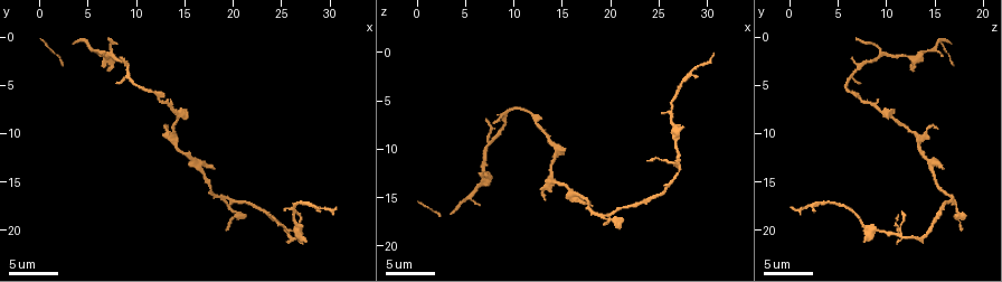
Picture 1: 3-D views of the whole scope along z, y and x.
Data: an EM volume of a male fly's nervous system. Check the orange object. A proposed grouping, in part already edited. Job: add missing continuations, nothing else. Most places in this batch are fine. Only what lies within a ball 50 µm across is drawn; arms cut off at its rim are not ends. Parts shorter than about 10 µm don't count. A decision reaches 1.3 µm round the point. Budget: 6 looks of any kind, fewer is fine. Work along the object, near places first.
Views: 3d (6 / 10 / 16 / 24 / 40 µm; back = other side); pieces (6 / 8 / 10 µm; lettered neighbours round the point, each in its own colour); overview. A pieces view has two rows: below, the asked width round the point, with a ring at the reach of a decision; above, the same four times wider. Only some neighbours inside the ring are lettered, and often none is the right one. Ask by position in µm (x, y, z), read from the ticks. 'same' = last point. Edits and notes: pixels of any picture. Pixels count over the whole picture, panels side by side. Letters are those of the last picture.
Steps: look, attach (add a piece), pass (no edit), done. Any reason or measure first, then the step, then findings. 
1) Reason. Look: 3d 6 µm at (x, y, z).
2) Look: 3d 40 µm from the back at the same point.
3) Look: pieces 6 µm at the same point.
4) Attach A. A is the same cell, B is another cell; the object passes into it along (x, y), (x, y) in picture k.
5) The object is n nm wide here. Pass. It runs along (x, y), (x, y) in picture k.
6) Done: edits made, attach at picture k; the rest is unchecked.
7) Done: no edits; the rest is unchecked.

Free end. Look: pieces 10 µm at (13.0, 9.2, 15.0).

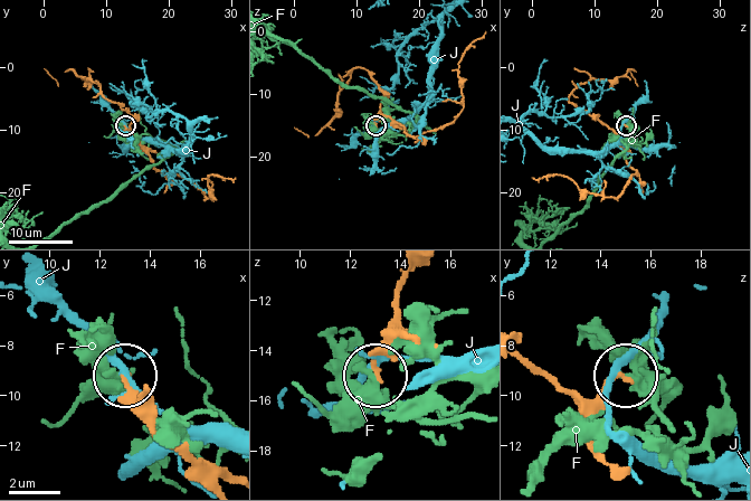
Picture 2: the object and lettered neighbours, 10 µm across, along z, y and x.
Pass. F and J are other cells; it runs along (597, 454), (587, 410), (623, 375) in picture 2; no lettered piece goes on from it.

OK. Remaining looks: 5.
Branch stops here. Look: pieces 10 µm at (8.2, 4.8, 7.2).

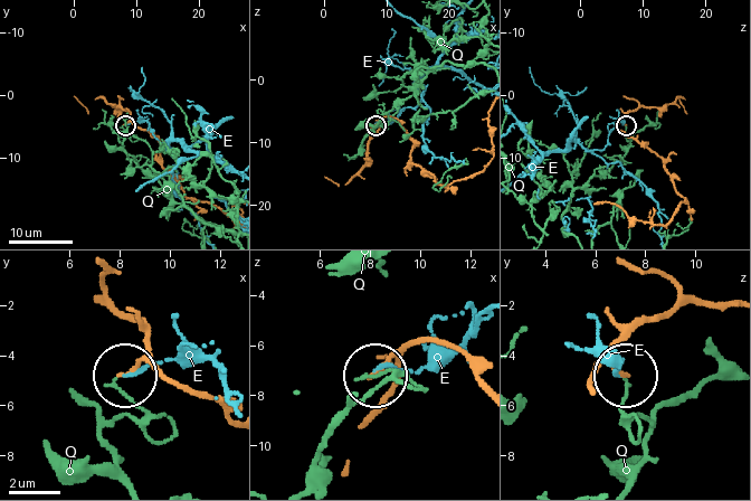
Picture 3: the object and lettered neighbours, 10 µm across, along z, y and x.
Pass. E and Q are other cells; it runs along (227, 412), (150, 367), (126, 374) in picture 3; none of them fits.

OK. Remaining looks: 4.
Branch stops here. Look: 3d 6 µm at (7.2, 0.4, 7.2).

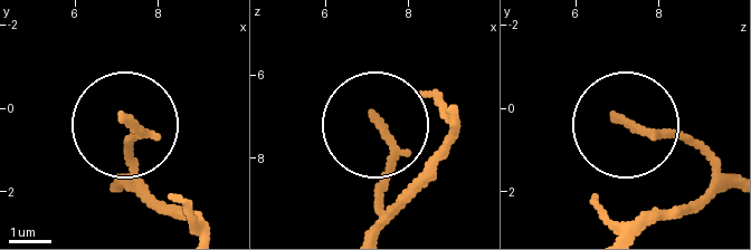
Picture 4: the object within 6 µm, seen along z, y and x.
Look: pieces 6 µm at (7.25, 0.25, 6.95).

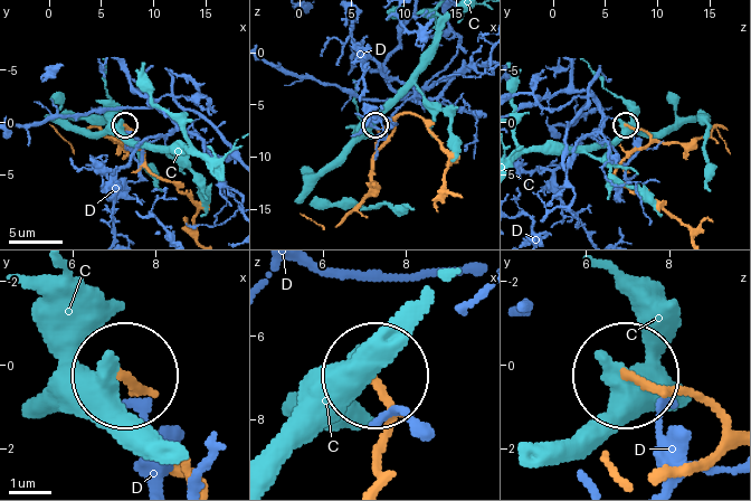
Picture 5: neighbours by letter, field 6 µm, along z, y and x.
The object is 160 nm wide here. Pass. C and D are other cells; it runs along (672, 478), (714, 445), (722, 424), (693, 395), (633, 374) in picture 5; no lettered piece goes on from it.

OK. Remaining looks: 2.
Done: no edits; the rest is unchecked.

